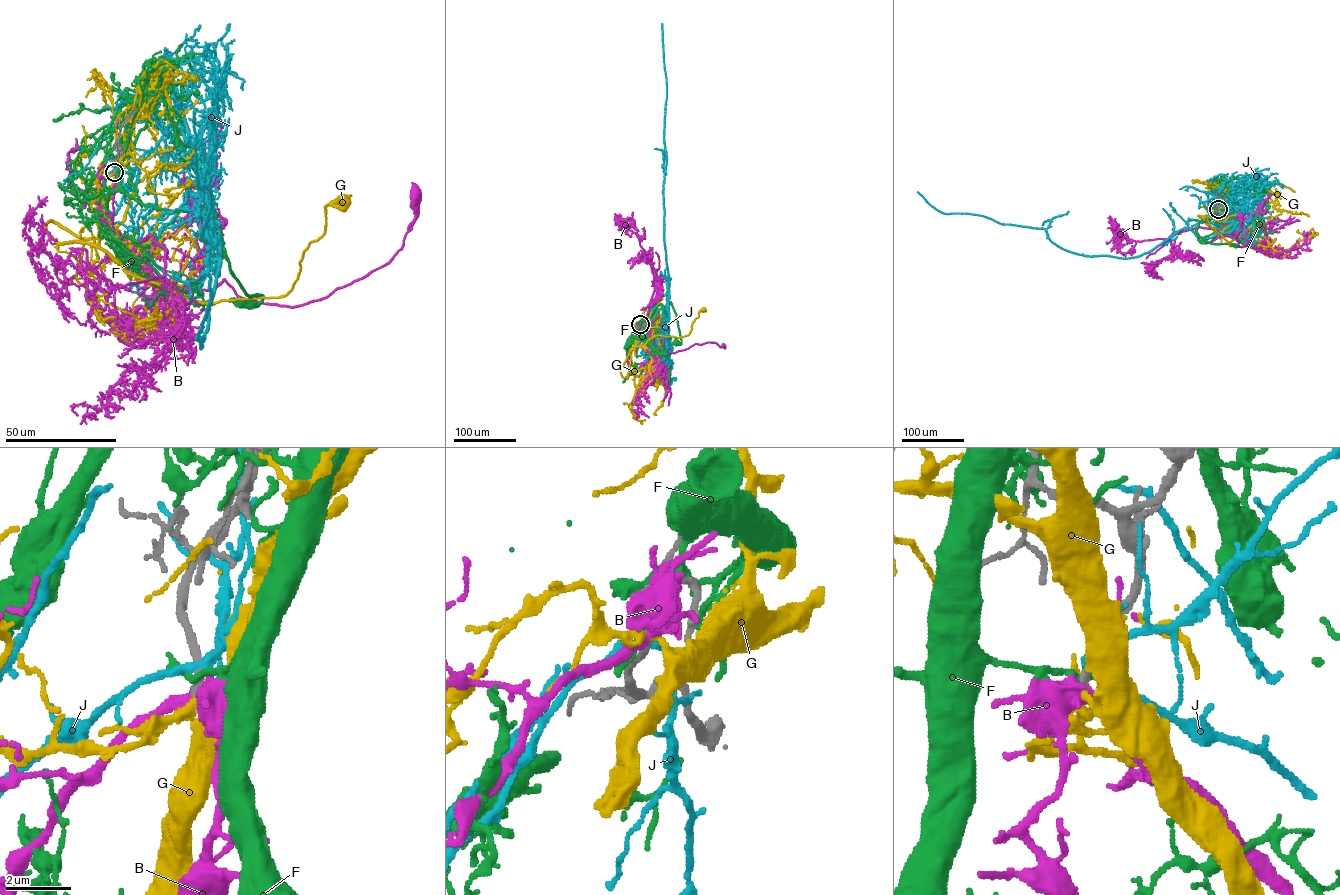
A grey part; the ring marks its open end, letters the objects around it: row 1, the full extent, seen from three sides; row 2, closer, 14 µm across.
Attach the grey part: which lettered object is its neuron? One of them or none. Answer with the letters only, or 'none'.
B

